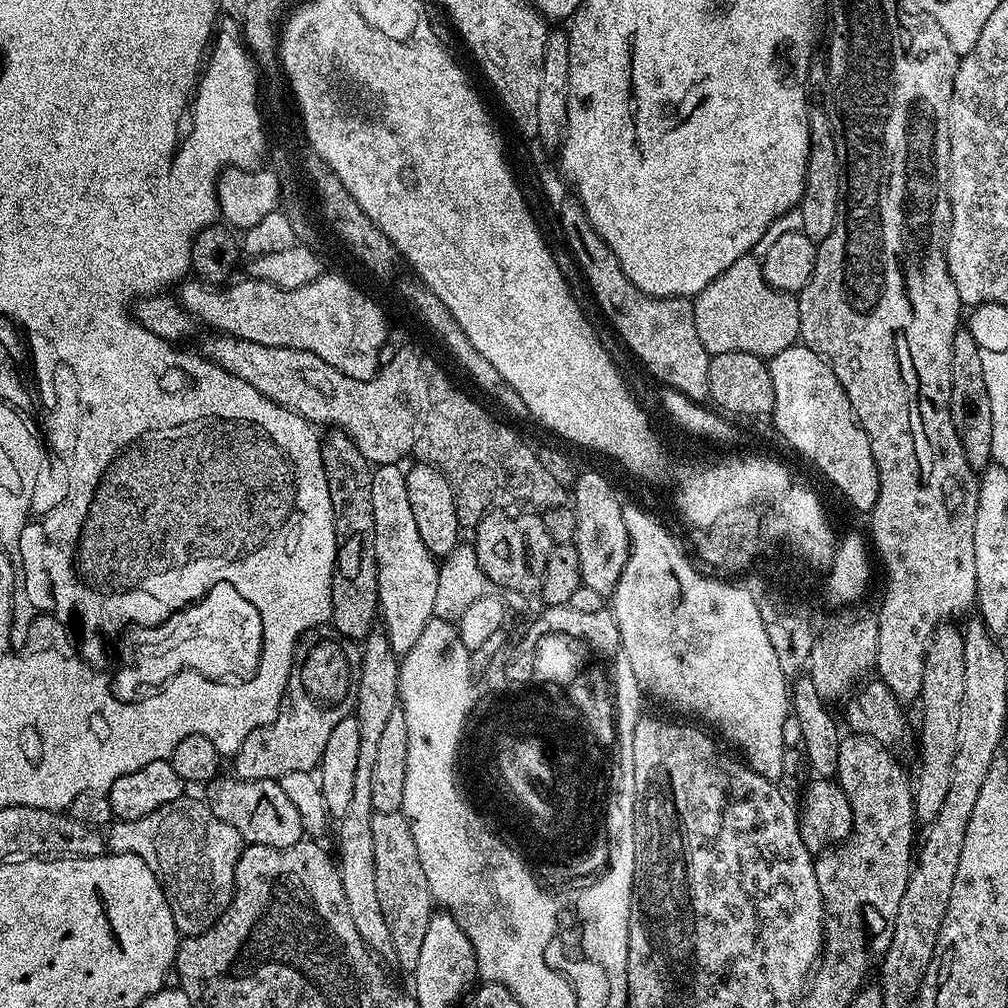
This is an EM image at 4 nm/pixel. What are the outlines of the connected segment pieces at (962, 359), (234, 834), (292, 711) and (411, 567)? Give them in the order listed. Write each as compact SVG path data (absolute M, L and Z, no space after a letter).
M957 330L954 334L954 354L950 358L950 418L956 431L958 442L965 451L966 461L969 466L979 474L993 463L992 459L992 437L991 419L990 419L990 394L986 390L986 381L982 379L982 352L978 342L967 330Z
M185 794L179 800L154 810L154 814L146 814L146 818L116 820L106 832L106 844L112 852L134 854L154 870L158 882L164 887L174 914L174 926L181 937L197 936L214 927L221 914L231 906L232 894L236 890L236 863L246 847L246 841L234 826L230 826L230 822L222 822L222 818L209 810L203 799L191 800L190 796Z
M339 634L313 642L307 656L293 663L288 689L280 703L276 720L250 733L237 750L234 774L239 780L279 781L286 774L319 769L330 732L342 718L356 711L356 681L360 671L362 648L355 640Z
M382 464L372 473L372 493L374 494L374 550L376 551L376 565L378 566L378 598L380 599L379 619L384 620L383 627L386 629L386 635L390 646L398 654L407 654L419 640L423 628L428 621L433 618L434 597L438 590L438 574L440 573L440 564L437 557L433 556L426 542L422 542L422 534L418 532L418 522L414 520L414 510L410 510L410 498L406 494L406 482L404 481L405 469L400 464Z

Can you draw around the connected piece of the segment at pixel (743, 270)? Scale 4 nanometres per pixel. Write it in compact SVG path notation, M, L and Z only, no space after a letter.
M752 254L726 266L726 270L706 286L706 290L695 296L692 309L698 338L702 338L702 346L710 354L745 352L771 358L800 340L797 297L768 285L763 277L761 261Z

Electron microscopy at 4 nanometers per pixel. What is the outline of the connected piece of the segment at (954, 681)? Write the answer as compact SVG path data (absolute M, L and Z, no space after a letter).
M941 626L932 634L924 651L920 704L920 770L914 774L912 802L917 821L930 822L938 818L942 802L950 790L952 763L958 750L958 725L962 715L962 689L966 687L964 665L964 634L958 627Z

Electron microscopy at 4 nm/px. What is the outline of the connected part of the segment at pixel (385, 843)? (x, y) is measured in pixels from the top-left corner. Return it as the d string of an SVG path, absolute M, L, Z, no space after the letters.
M403 811L377 812L372 818L374 830L374 875L378 889L378 903L394 938L395 963L408 970L418 966L418 954L422 951L426 926L434 911L434 901L422 862L418 862L418 846L414 846L414 834L410 834L408 819Z

